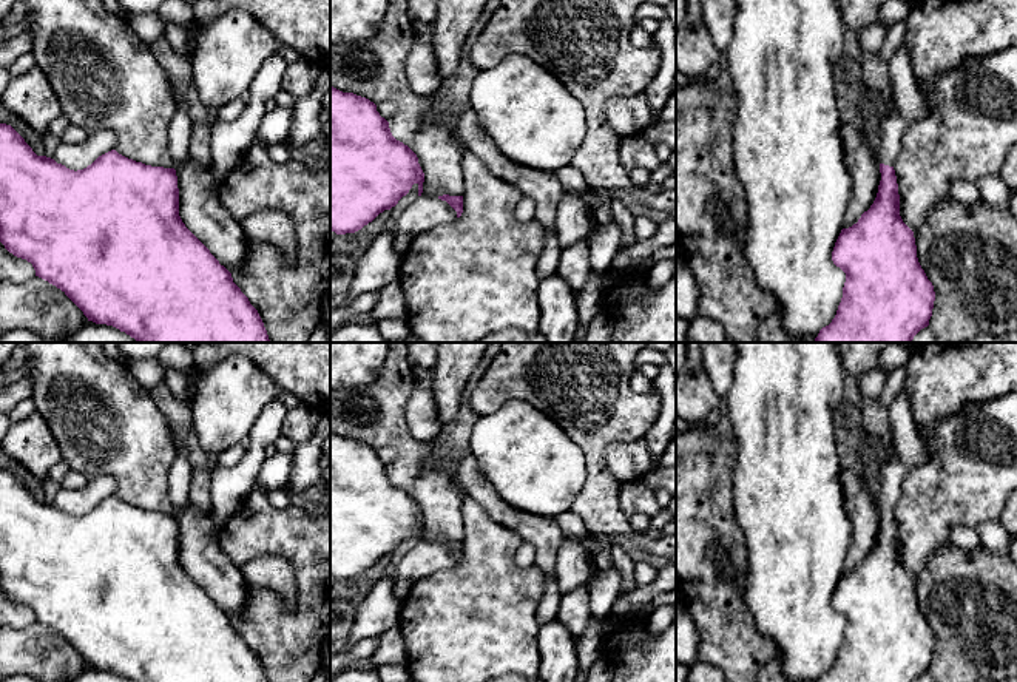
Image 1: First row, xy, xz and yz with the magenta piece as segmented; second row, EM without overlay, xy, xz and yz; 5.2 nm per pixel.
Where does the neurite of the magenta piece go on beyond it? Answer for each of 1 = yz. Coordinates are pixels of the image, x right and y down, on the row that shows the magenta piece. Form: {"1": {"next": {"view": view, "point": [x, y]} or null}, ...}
{"1": {"next": {"view": "yz", "point": [911, 104]}}}

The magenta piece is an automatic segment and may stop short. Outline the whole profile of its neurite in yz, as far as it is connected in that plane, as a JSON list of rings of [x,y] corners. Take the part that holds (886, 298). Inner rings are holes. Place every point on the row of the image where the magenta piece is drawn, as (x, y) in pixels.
[[[901,42],[889,60],[895,113],[880,127],[878,193],[870,208],[857,224],[843,228],[835,242],[832,261],[846,273],[846,282],[835,318],[819,330],[815,343],[911,343],[921,329],[929,326],[932,316],[934,285],[918,262],[914,231],[900,216],[900,194],[894,170],[904,131],[929,113],[929,103],[907,65],[909,59]]]

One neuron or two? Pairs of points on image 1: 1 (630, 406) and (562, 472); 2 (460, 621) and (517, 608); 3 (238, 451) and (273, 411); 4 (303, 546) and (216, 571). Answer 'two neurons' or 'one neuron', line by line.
1: two neurons
2: one neuron
3: two neurons
4: two neurons

